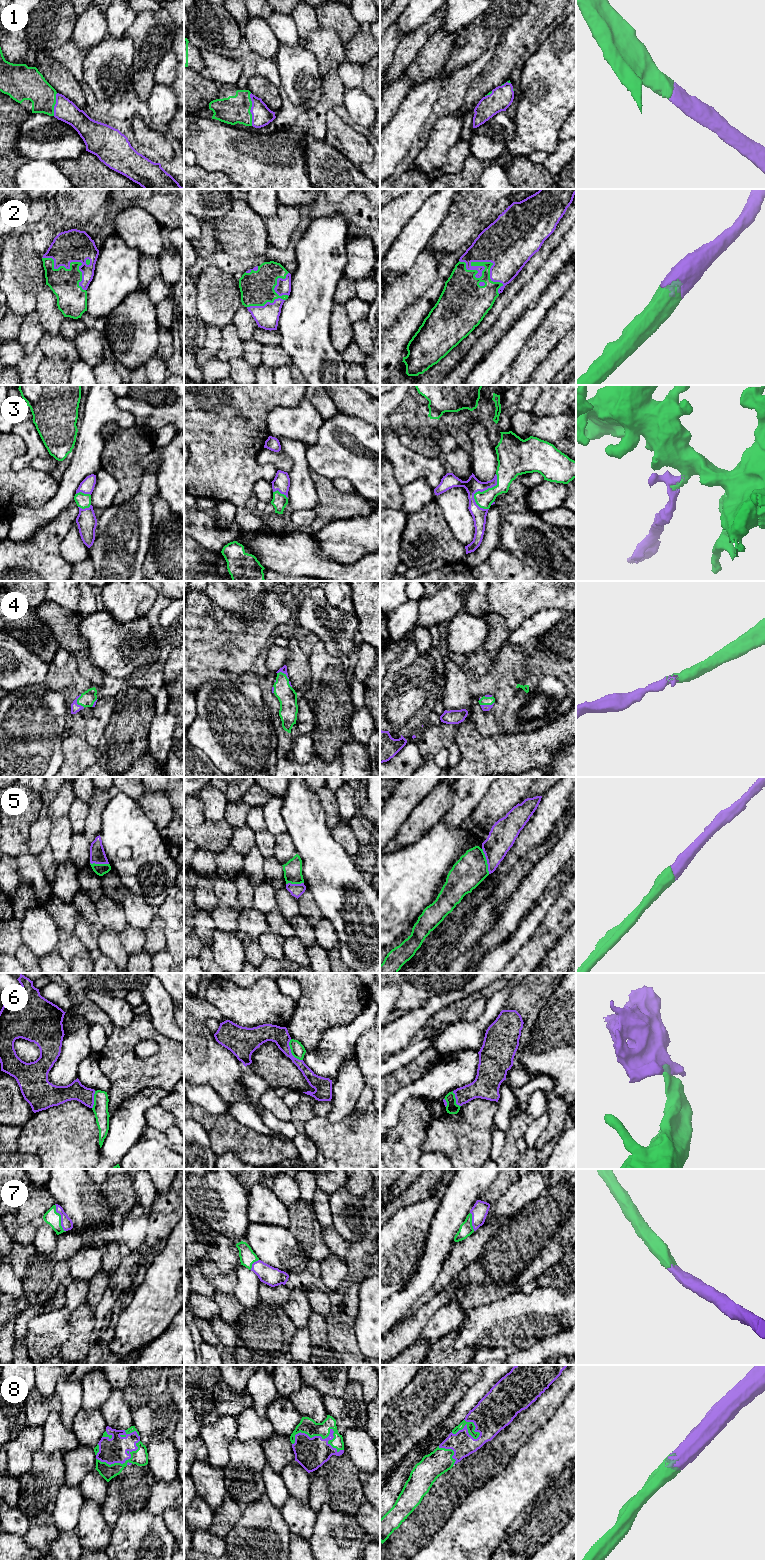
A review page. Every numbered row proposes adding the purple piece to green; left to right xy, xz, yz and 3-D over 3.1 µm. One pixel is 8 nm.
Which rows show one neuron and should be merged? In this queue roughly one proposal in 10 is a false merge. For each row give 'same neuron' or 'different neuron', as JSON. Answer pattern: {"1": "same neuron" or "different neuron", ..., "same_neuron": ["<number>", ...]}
{"1": "same neuron", "2": "same neuron", "3": "same neuron", "4": "same neuron", "5": "same neuron", "6": "different neuron", "7": "same neuron", "8": "same neuron", "same_neuron": ["1", "2", "3", "4", "5", "7", "8"]}

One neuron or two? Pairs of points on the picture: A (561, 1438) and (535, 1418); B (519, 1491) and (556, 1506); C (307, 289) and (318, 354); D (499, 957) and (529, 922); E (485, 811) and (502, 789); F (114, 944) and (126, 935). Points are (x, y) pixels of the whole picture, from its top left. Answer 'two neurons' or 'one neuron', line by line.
A: two neurons
B: two neurons
C: one neuron
D: one neuron
E: one neuron
F: two neurons

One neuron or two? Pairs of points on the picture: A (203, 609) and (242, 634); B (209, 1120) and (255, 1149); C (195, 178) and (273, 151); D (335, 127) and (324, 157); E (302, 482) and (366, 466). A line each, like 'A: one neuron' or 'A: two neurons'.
A: one neuron
B: one neuron
C: two neurons
D: two neurons
E: two neurons

